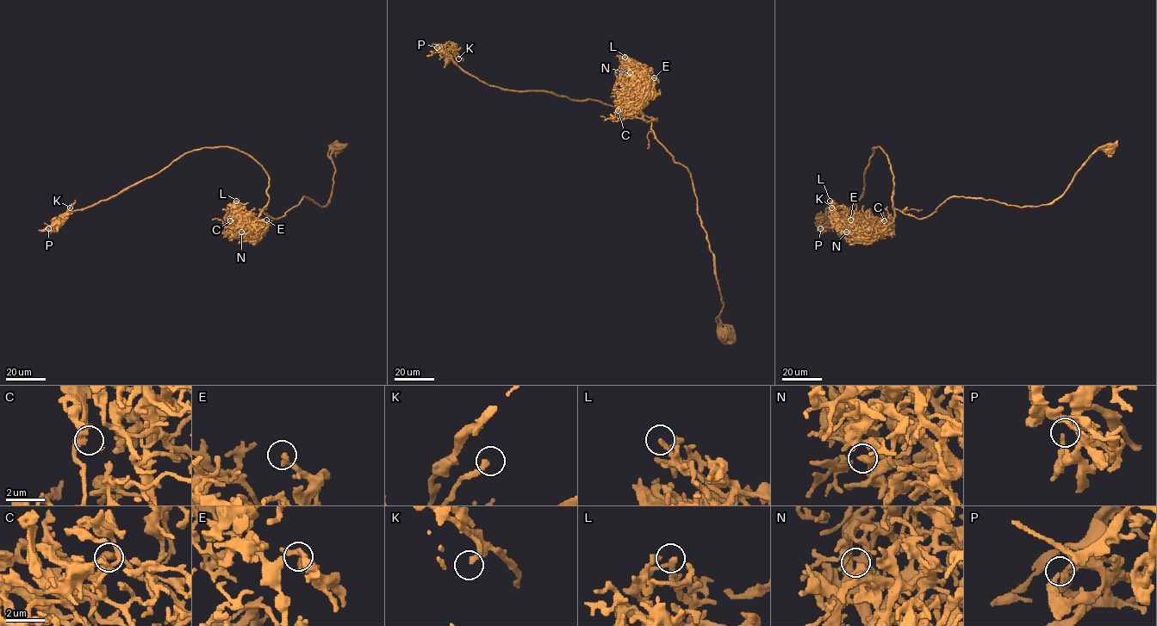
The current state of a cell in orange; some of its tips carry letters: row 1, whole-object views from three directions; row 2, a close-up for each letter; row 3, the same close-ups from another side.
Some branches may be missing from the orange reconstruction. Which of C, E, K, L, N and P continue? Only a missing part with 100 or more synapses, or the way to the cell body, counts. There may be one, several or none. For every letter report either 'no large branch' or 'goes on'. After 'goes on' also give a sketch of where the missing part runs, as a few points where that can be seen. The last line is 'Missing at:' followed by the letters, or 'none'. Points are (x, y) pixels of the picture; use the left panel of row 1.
C: no large branch
E: no large branch
K: no large branch
L: no large branch
N: no large branch
P: no large branch
Missing at: none

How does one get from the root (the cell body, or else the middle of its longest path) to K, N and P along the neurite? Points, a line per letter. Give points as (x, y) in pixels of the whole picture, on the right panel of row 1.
K: (1110, 148), (1048, 204), (953, 196), (917, 219), (873, 147), (859, 200), (831, 207)
N: (1110, 148), (1095, 151), (1048, 204), (953, 196), (921, 219), (895, 209), (882, 230), (846, 232)
P: (1110, 148), (1048, 204), (953, 196), (917, 219), (893, 207), (891, 166), (873, 147), (859, 200), (820, 228)

